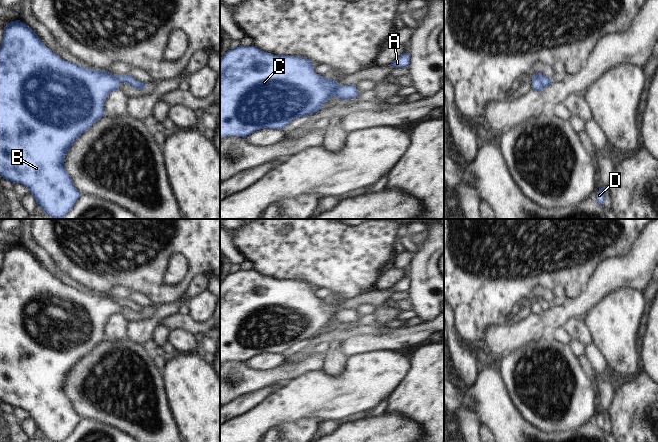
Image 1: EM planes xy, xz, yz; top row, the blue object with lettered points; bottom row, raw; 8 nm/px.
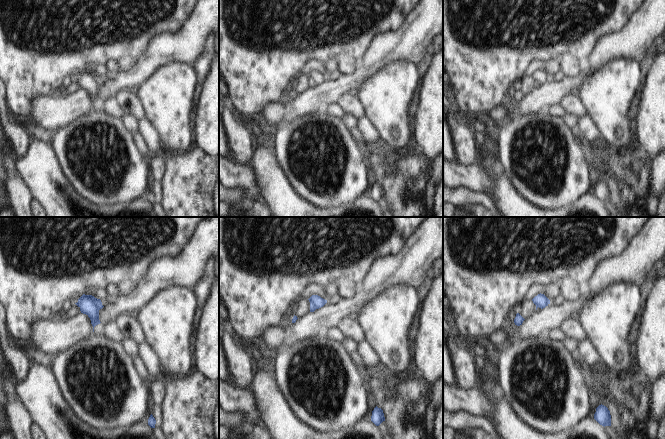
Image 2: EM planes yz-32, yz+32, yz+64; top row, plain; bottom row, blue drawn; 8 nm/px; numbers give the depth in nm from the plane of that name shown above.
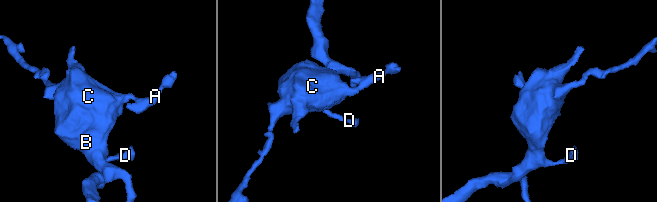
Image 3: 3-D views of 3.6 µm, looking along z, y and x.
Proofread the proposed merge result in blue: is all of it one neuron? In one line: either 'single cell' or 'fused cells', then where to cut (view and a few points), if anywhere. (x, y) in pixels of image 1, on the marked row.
fused cells | xz (338, 85), (331, 96)

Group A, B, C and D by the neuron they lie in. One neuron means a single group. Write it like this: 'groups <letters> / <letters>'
groups A / B C D

